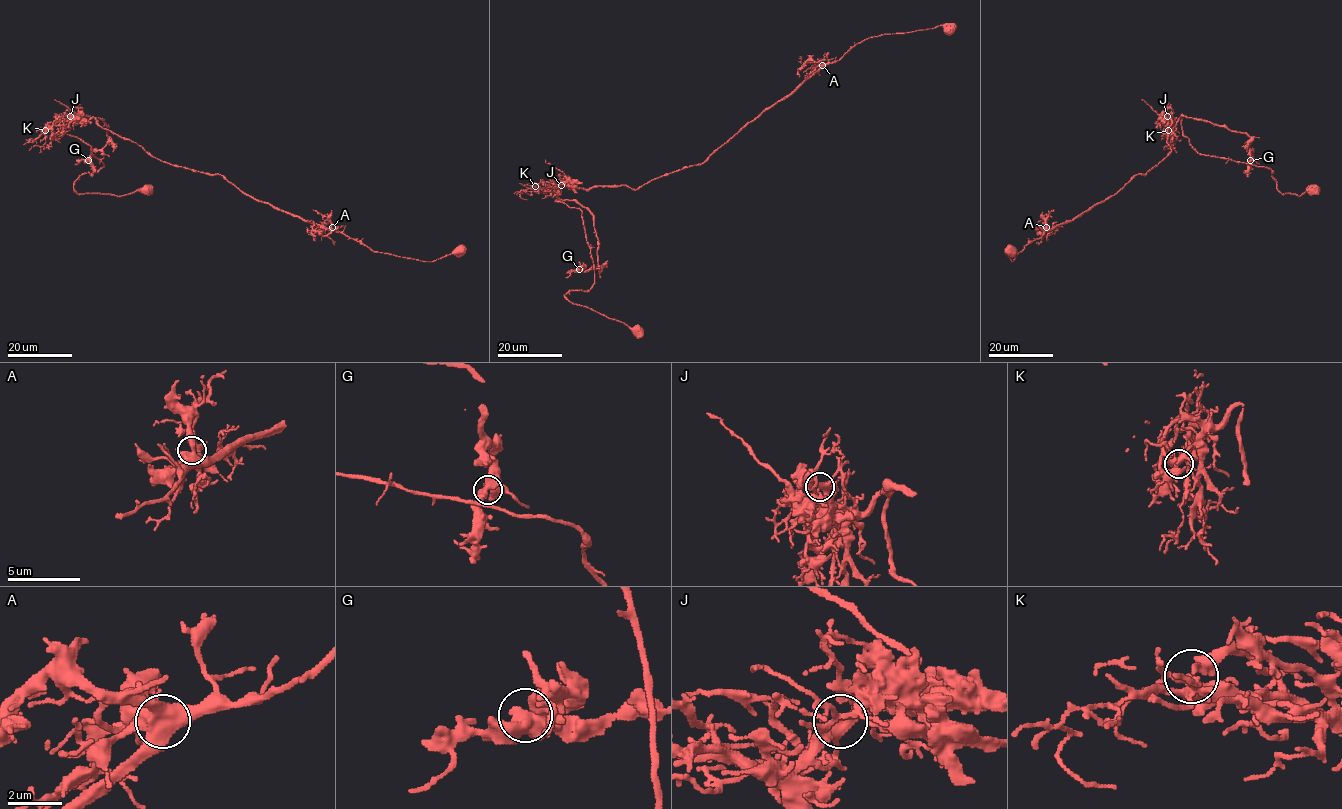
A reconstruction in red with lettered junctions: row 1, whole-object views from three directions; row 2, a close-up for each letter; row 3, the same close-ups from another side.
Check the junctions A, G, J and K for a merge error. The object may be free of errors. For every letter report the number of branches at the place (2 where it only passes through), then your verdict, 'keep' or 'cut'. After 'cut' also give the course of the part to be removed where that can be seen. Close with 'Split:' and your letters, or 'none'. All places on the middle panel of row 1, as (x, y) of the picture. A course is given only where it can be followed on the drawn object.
A: 4 | keep
G: 3 | keep
J: 6 | cut | (561, 185), (555, 201), (582, 213), (594, 270), (592, 287), (564, 295), (643, 335)
K: 6 | keep
Split: J

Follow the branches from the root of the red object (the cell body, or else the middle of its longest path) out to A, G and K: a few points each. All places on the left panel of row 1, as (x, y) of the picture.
A: (146, 191), (78, 193), (103, 164), (68, 117), (332, 227)
G: (146, 191), (78, 193), (74, 182), (103, 164), (67, 133), (70, 118), (108, 126), (108, 143), (88, 160)
K: (146, 191), (78, 193), (74, 182), (96, 172), (103, 163), (88, 144), (67, 133), (68, 117), (45, 130)

